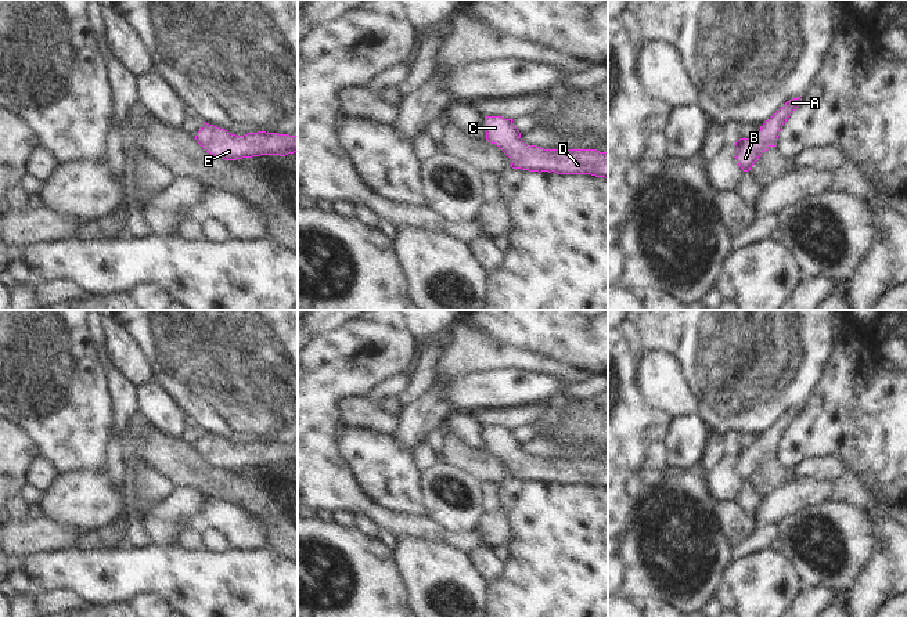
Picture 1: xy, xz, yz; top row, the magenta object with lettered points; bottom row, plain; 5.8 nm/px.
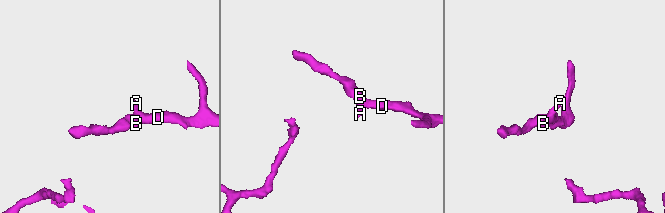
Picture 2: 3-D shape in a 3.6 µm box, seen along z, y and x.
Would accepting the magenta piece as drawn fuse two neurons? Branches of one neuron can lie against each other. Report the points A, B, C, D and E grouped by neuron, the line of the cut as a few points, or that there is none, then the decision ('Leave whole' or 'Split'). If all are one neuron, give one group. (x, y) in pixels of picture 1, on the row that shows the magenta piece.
Groups: A B C D E. No split. Leave whole.

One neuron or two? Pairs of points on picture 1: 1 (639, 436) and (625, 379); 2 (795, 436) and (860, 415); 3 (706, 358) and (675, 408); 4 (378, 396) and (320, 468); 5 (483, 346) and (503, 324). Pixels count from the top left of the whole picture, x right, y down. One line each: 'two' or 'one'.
1: one
2: one
3: two
4: two
5: two

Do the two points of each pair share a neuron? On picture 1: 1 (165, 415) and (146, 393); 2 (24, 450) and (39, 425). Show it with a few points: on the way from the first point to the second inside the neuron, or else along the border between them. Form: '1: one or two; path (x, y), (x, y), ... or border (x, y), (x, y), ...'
1: one; path (159, 410), (151, 399)
2: two; border (14, 422), (31, 439), (40, 455)

